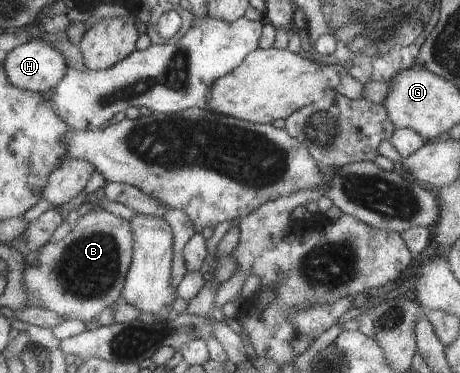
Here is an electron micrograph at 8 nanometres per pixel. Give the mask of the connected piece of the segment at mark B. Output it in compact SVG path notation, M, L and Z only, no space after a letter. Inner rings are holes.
M99 209L77 217L64 238L53 244L47 242L39 248L41 254L36 266L26 267L24 279L27 285L28 306L46 308L58 314L62 320L80 320L86 325L91 325L103 308L121 299L126 272L130 270L130 260L133 258L133 244L133 232L128 220Z

